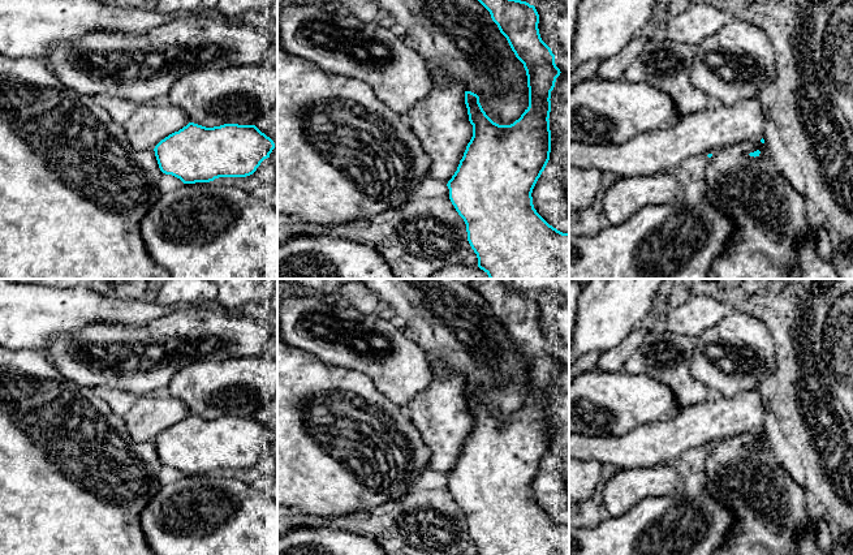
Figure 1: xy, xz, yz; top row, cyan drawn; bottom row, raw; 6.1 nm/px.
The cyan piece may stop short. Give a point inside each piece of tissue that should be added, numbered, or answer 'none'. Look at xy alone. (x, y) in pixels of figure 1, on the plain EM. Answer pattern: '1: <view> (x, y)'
1: xy (147, 417)

